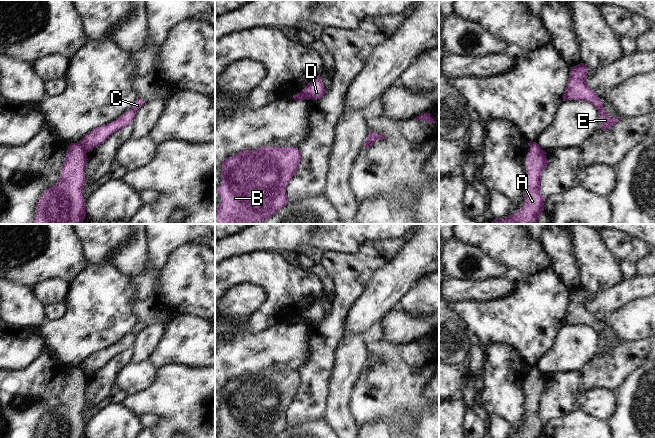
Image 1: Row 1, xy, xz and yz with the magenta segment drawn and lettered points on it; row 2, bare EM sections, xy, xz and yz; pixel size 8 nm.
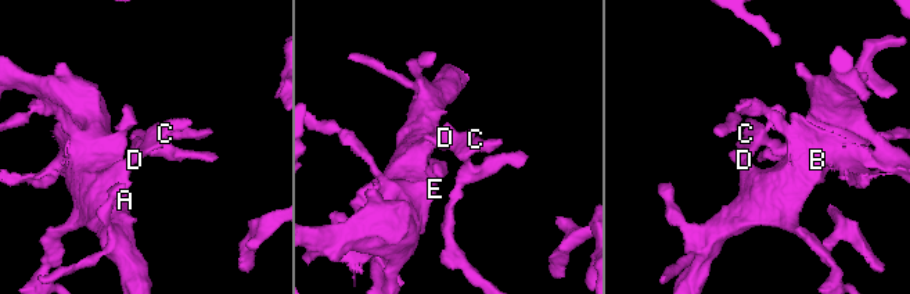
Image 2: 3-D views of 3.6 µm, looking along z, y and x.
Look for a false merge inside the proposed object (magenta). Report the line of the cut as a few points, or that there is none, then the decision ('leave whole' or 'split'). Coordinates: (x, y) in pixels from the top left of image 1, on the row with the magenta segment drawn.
cut in xy along (77, 143), (86, 152); split

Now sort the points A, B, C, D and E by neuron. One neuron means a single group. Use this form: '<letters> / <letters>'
A B E / C D

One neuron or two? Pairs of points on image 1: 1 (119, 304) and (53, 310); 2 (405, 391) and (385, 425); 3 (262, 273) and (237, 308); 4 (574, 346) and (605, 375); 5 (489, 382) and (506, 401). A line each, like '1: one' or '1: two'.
1: two
2: two
3: two
4: two
5: one

